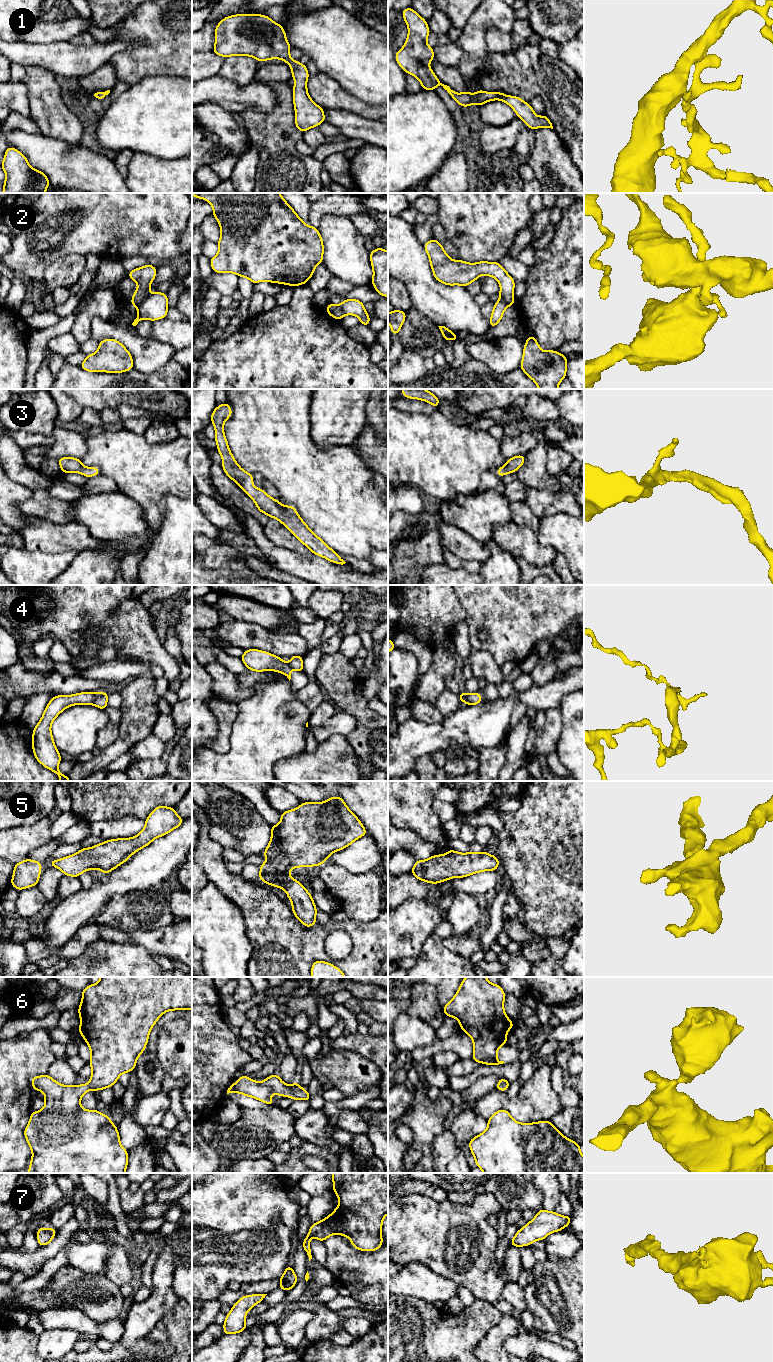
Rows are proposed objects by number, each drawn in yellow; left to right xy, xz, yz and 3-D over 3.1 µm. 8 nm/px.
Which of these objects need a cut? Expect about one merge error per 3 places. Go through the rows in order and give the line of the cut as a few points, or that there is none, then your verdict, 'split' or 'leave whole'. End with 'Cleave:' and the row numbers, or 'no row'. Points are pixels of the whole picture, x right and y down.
1: no cut; leave whole
2: cut in xy along (149, 294), (137, 308); split
3: no cut; leave whole
4: cut in xy along (95, 693), (95, 699), (92, 704); split
5: no cut; leave whole
6: no cut; leave whole
7: no cut; leave whole
Cleave: 2, 4

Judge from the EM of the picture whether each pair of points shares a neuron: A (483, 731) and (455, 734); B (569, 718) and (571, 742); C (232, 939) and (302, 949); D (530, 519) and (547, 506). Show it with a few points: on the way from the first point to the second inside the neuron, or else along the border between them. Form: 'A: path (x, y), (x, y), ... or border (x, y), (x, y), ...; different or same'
A: path (476, 729), (462, 729); same
B: path (571, 724), (571, 736); same
C: border (244, 919), (252, 946), (247, 965); different
D: border (524, 501), (539, 518); different

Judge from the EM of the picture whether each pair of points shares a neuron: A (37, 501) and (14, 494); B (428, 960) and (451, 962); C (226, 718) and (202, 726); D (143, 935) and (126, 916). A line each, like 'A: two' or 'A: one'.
A: two
B: one
C: two
D: two

